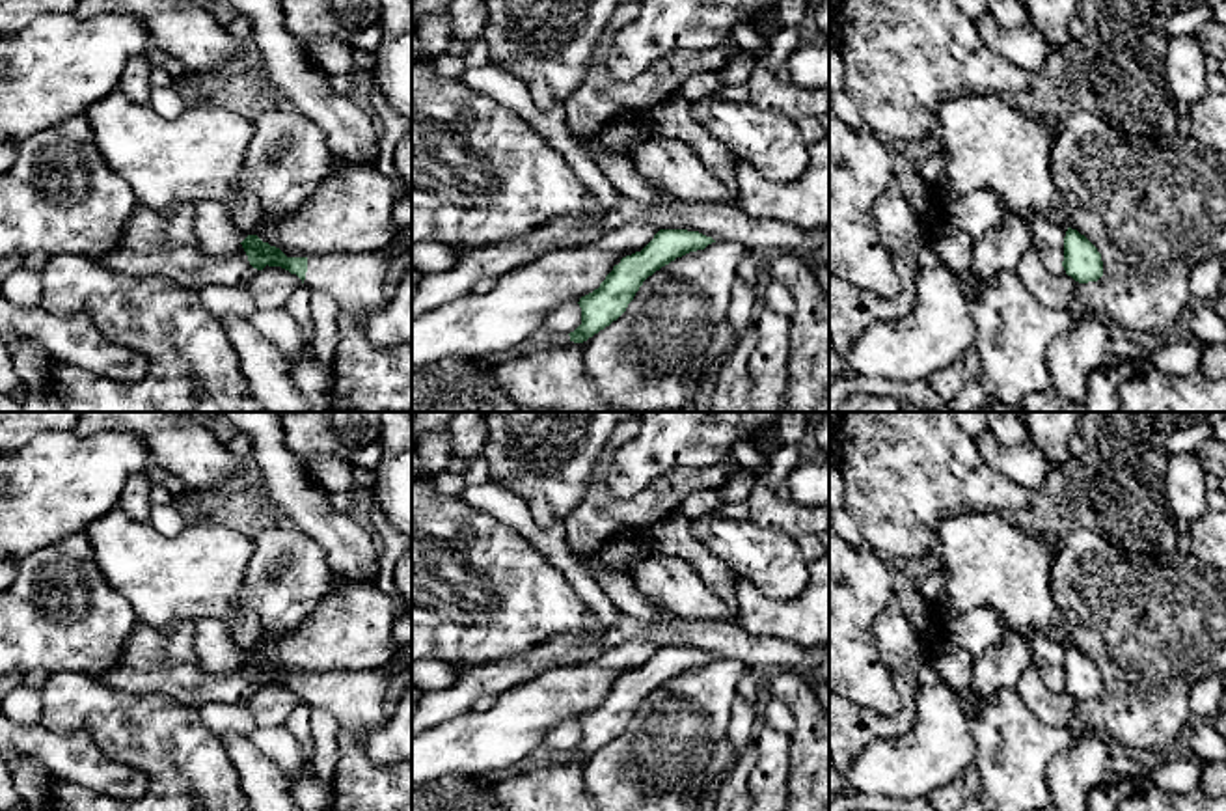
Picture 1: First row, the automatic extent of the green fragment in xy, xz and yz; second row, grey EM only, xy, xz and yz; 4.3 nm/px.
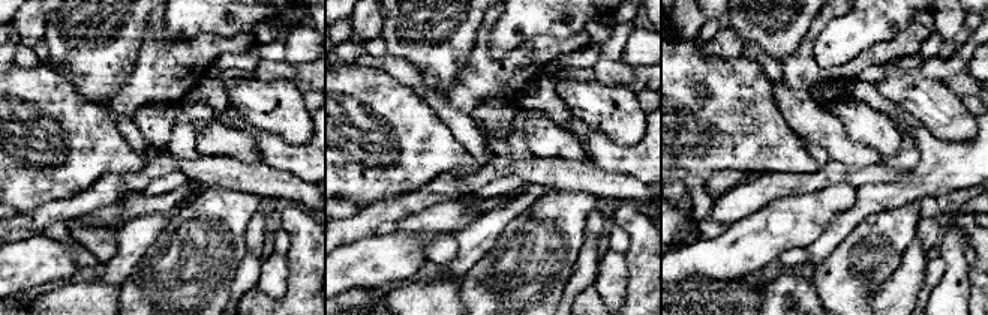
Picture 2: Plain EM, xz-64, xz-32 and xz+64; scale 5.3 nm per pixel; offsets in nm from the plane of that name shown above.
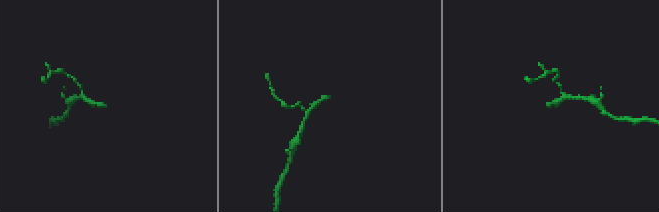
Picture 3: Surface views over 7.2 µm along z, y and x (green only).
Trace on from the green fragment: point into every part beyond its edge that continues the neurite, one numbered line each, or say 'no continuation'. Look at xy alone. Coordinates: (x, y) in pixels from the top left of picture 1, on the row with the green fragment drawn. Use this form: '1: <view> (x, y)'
1: xy (356, 282)

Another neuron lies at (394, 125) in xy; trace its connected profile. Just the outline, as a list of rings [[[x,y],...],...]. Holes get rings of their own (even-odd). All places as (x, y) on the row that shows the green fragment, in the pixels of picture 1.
[[[375,82],[371,86],[369,101],[382,123],[375,168],[402,185],[404,192],[393,207],[393,218],[399,227],[406,229],[412,227],[412,192],[395,168],[393,153],[401,138],[408,132],[408,123],[395,108],[389,106]]]

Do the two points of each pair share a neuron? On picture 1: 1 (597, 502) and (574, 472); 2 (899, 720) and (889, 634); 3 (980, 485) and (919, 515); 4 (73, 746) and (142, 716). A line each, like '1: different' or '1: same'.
1: different
2: same
3: same
4: different

